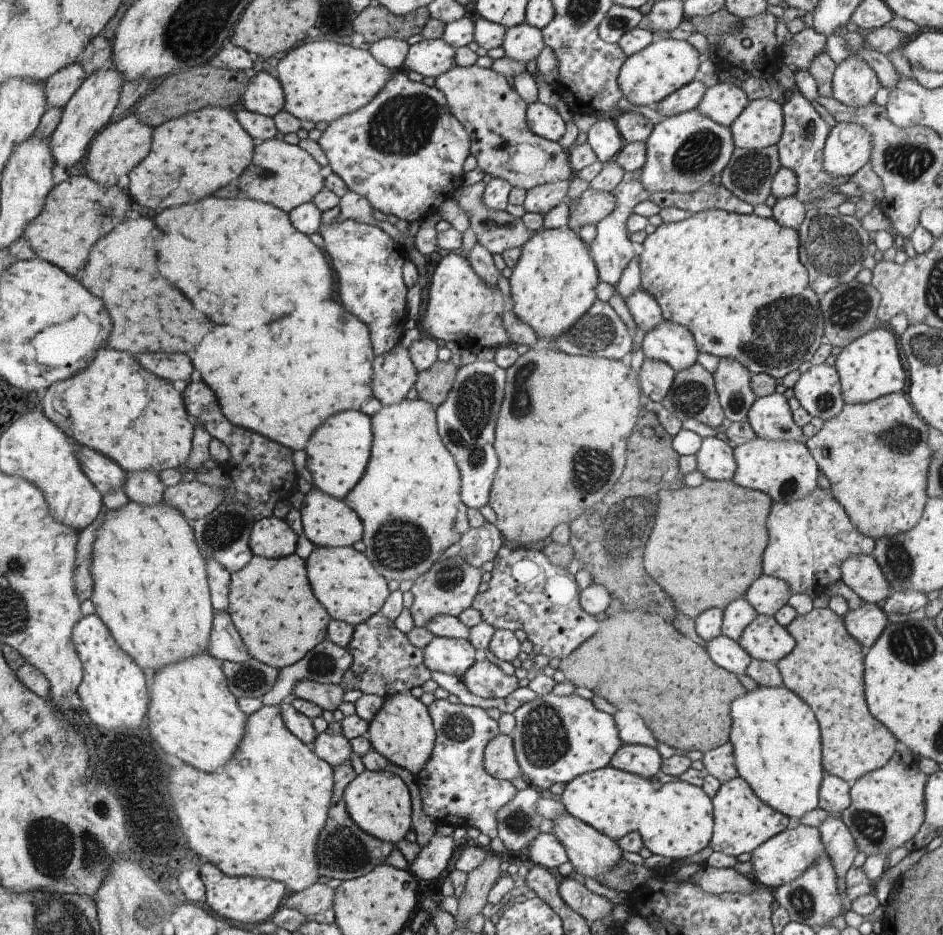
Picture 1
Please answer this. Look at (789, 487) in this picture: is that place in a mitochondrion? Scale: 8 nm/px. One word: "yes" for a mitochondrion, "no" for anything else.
yes

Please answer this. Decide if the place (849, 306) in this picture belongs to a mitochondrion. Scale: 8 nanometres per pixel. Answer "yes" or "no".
yes

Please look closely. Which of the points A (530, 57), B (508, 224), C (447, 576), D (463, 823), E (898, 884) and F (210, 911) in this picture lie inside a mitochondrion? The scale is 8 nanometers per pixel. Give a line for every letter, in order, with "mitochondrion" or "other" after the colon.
A: other
B: other
C: mitochondrion
D: other
E: other
F: other

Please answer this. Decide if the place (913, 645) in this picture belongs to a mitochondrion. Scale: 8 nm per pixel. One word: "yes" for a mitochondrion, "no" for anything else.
yes

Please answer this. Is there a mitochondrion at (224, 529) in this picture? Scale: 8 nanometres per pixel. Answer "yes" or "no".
yes

